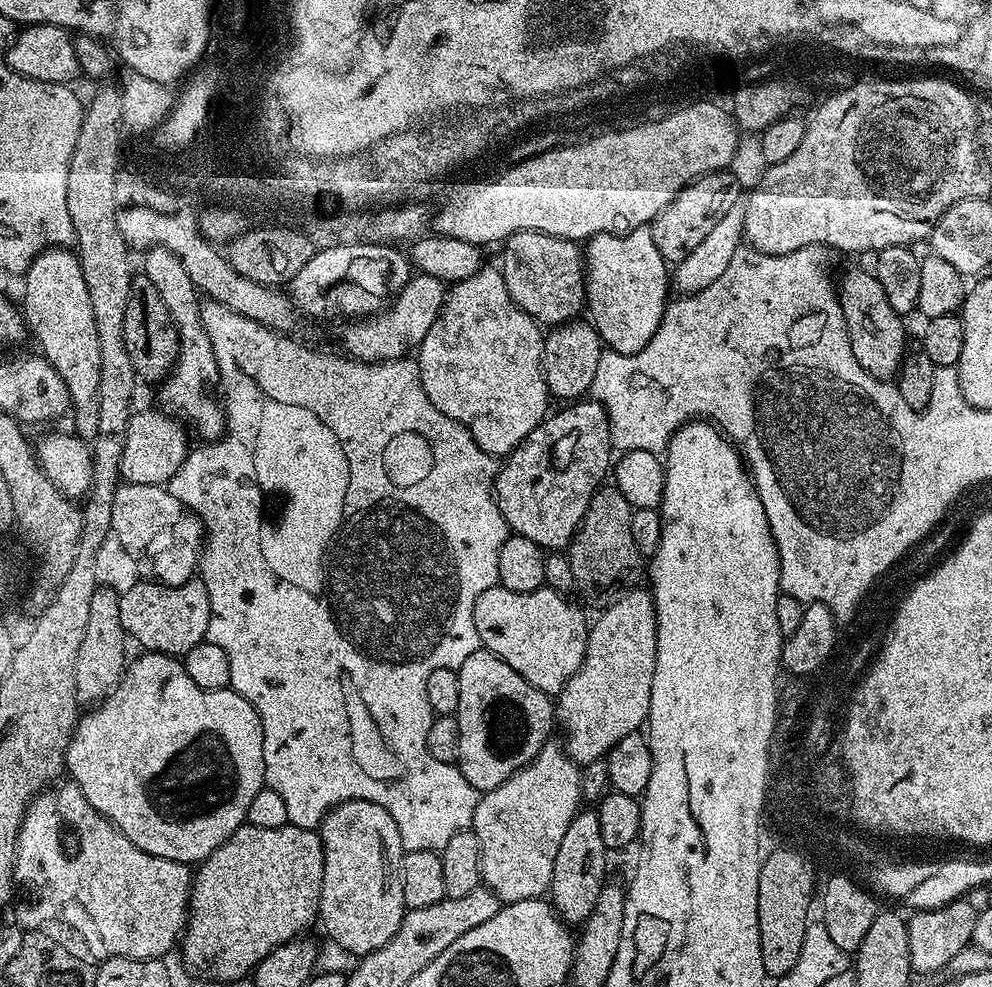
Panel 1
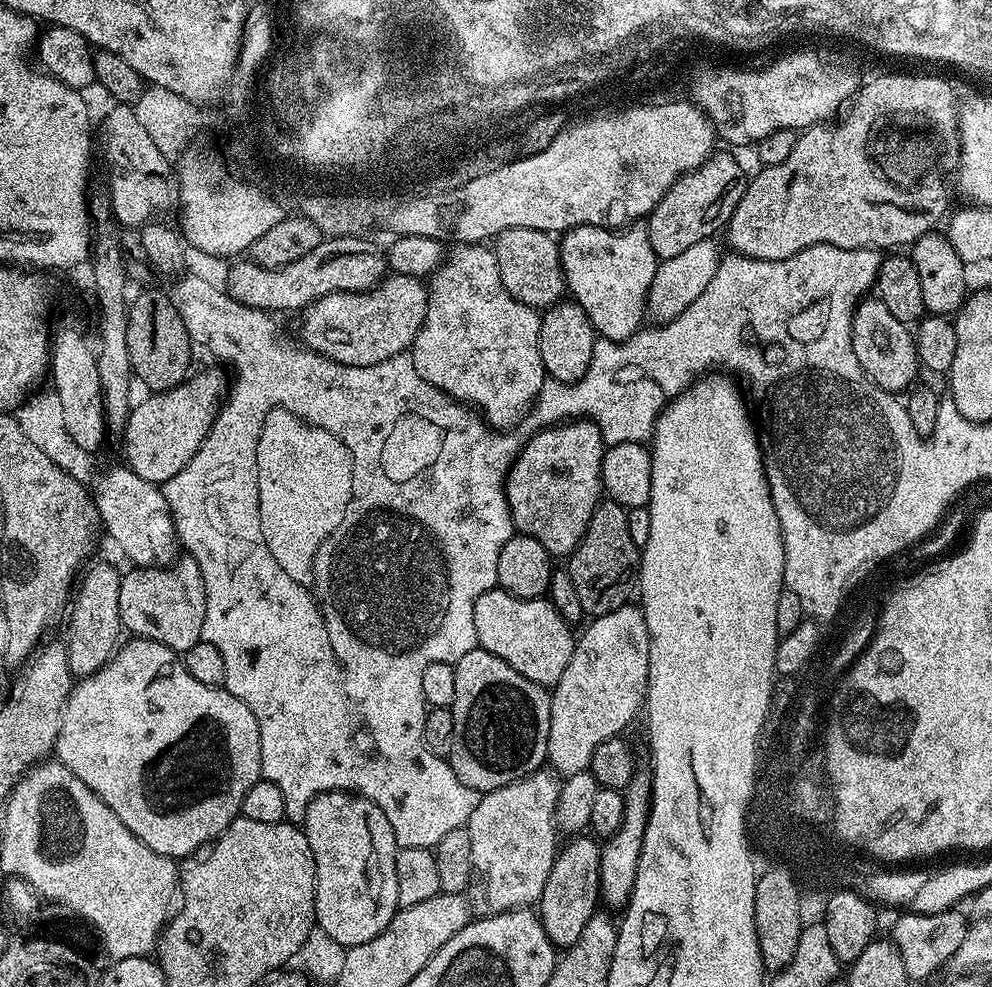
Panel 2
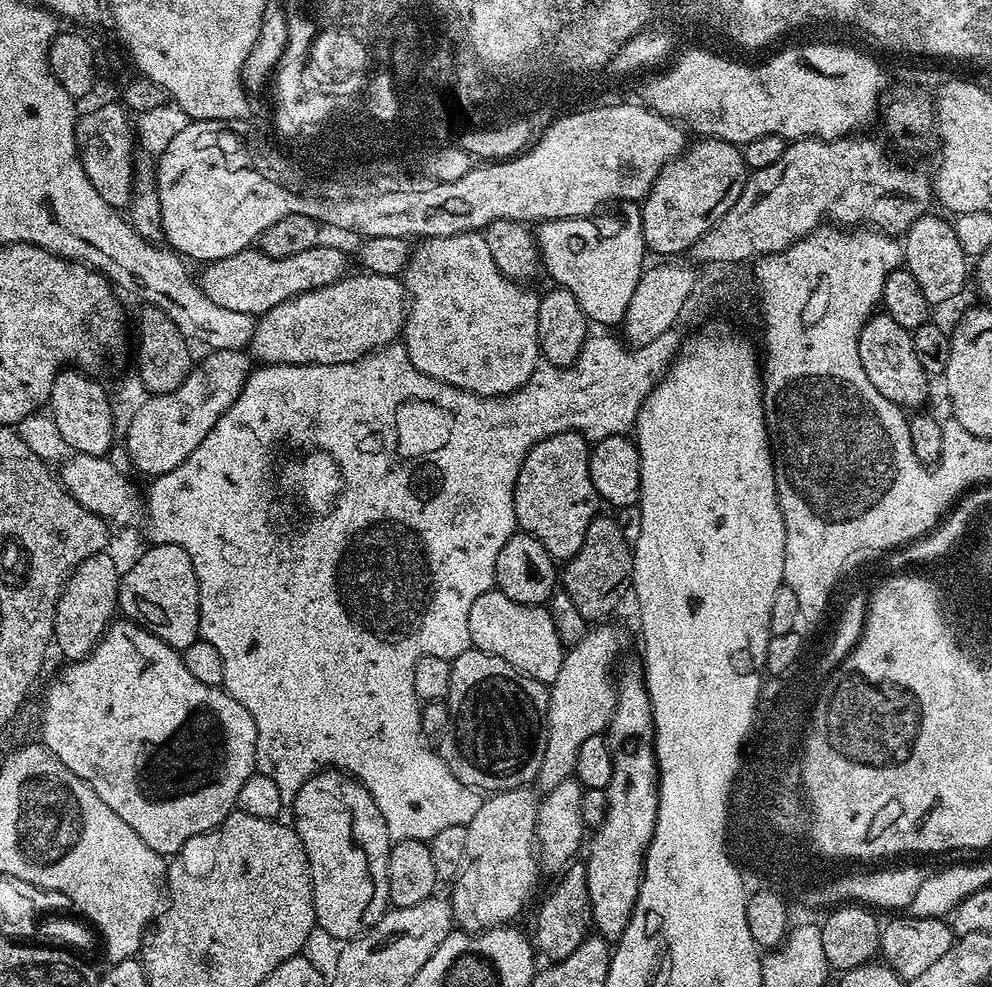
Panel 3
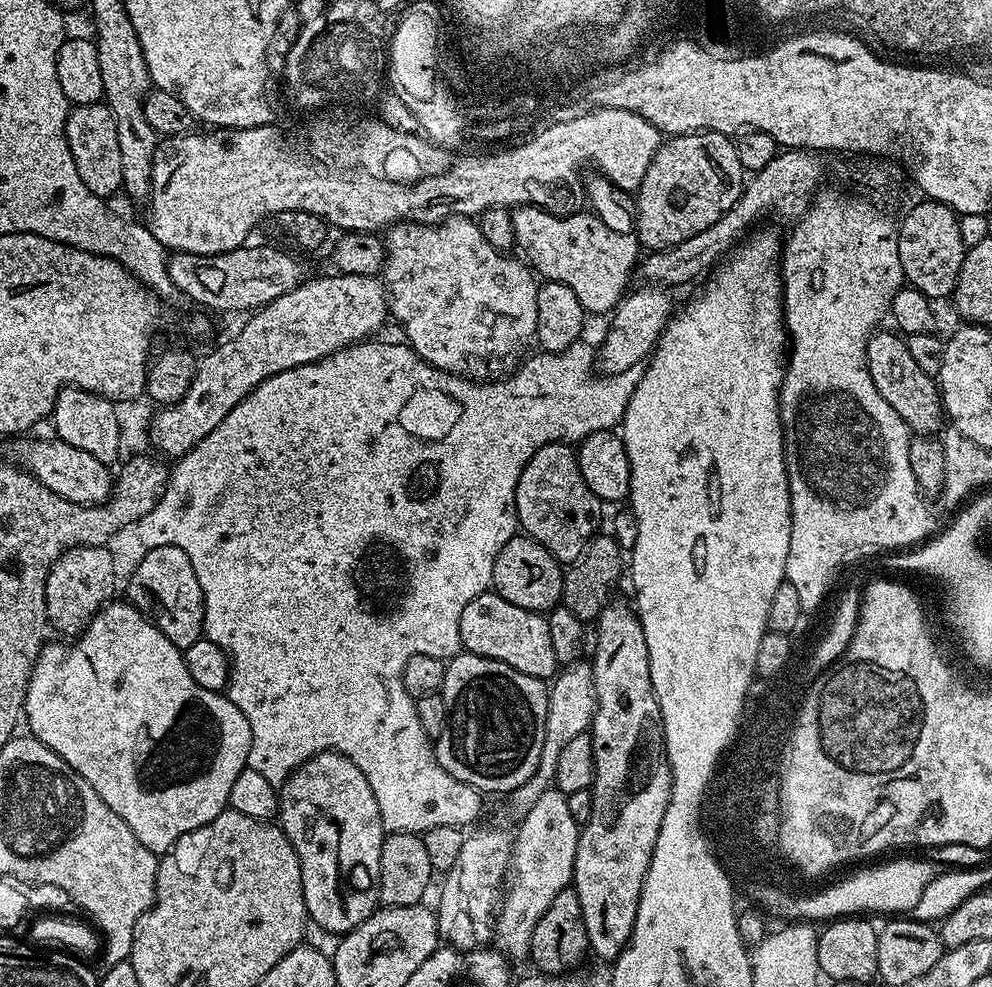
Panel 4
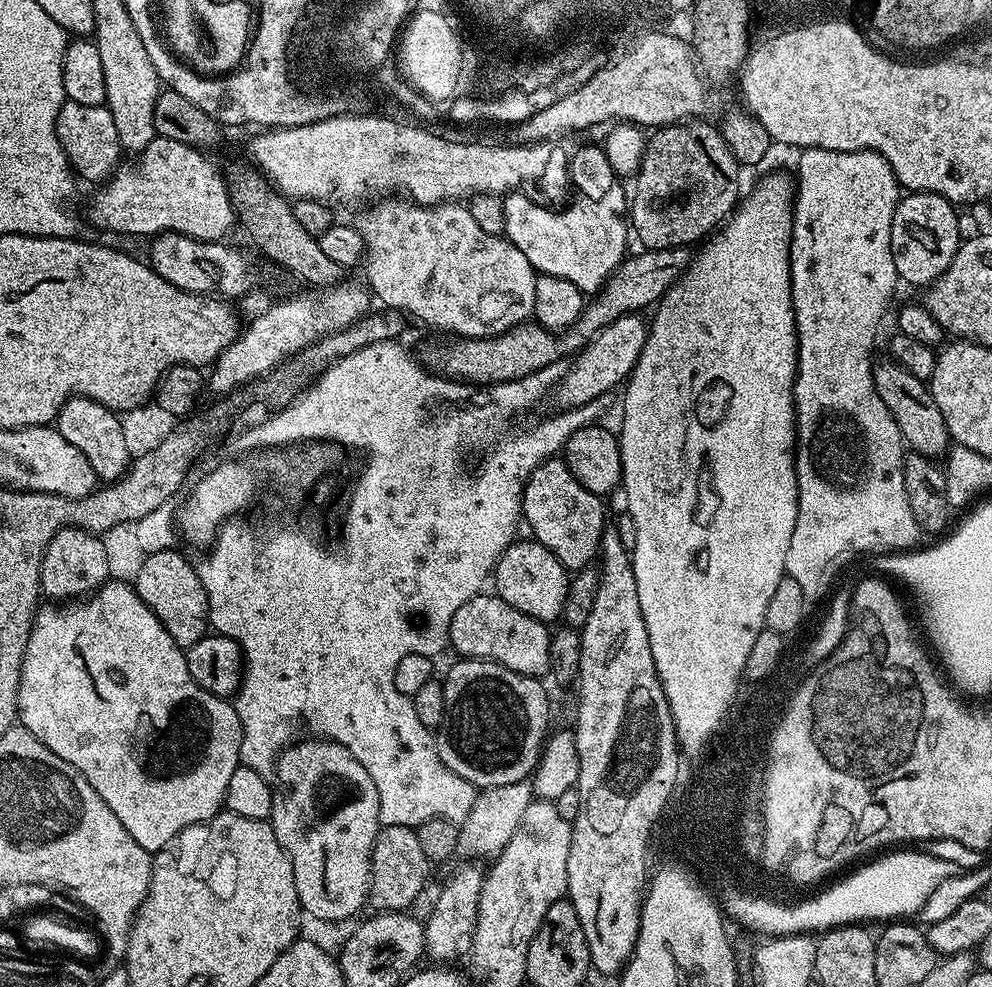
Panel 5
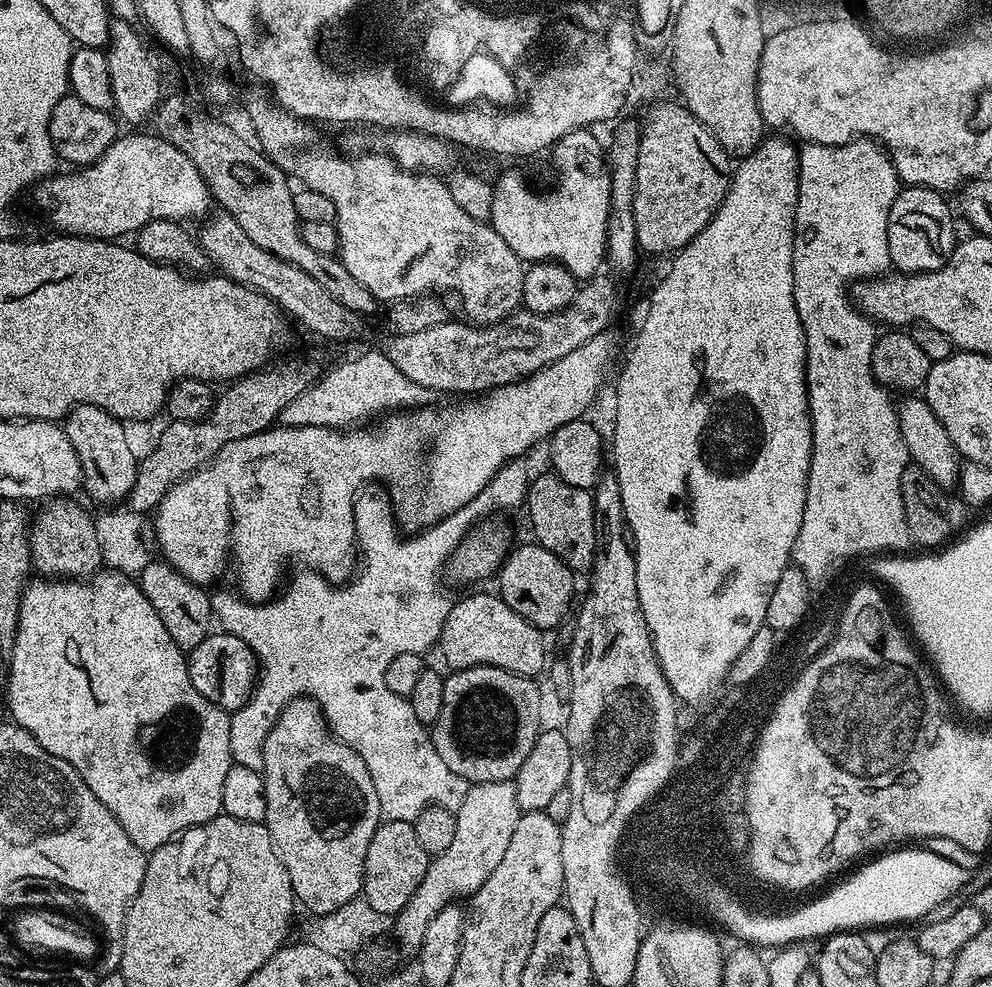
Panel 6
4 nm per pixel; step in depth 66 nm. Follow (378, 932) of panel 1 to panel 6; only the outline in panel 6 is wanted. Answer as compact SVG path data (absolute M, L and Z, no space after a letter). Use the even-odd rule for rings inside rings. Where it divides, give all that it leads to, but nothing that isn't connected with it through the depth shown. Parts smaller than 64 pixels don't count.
M300 696L297 700L291 700L282 710L278 722L266 734L264 743L264 793L266 794L266 818L264 827L267 828L270 838L276 847L276 853L282 858L286 870L290 874L292 893L296 895L297 901L304 904L310 911L316 912L317 917L330 914L338 910L340 906L346 905L352 899L361 895L364 886L364 859L366 850L370 846L370 838L374 838L374 830L382 823L380 807L378 806L378 790L374 790L374 782L370 778L370 770L366 770L366 762L346 742L342 742L328 728L328 721L324 719L324 711L317 706L315 700L309 700L307 696Z

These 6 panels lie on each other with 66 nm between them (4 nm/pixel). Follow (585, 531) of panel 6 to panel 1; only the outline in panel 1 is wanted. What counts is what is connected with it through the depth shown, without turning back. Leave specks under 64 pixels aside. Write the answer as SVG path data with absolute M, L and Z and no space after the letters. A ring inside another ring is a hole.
M581 398L569 403L561 412L553 411L499 465L494 485L496 505L506 518L509 529L522 538L530 538L539 548L564 550L580 529L590 498L609 479L614 464L614 449L610 438L610 422L606 410L594 399Z

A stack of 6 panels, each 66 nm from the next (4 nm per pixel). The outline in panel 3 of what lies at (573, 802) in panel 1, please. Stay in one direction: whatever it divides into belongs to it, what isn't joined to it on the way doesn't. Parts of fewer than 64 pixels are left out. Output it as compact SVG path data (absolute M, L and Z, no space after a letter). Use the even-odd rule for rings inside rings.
M528 786L497 792L481 803L478 814L466 825L468 859L450 895L457 929L474 933L499 928L515 921L512 919L527 904L536 888L536 875L542 872L536 843L539 809L537 793Z

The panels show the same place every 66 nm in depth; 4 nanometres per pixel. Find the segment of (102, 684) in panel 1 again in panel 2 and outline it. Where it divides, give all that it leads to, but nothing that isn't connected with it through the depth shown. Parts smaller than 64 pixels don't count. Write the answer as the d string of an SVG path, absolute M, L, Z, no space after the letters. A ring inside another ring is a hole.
M96 564L86 572L83 573L70 604L72 621L68 624L68 640L66 639L70 670L76 678L92 676L103 664L107 664L116 653L121 639L120 632L122 633L118 610L121 569L116 569L112 564Z

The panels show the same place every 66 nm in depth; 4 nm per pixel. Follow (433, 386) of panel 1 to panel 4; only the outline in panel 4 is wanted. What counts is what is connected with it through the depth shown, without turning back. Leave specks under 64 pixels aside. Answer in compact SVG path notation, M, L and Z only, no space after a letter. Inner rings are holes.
M453 216L439 224L401 222L387 229L383 242L386 255L382 283L390 301L391 315L404 327L403 339L430 366L458 376L480 378L488 364L514 355L528 339L535 337L538 280L533 269L527 263L507 260L505 253L490 246L490 242L482 238L475 219Z

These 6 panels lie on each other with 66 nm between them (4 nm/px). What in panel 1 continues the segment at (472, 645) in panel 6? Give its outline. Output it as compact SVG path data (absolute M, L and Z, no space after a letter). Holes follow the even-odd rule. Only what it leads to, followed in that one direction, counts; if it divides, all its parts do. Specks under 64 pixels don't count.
M497 586L478 594L478 602L474 602L474 630L478 630L483 651L502 658L530 686L559 694L582 666L590 627L589 617L584 617L585 609L568 599L565 593L547 586L533 592L515 592Z

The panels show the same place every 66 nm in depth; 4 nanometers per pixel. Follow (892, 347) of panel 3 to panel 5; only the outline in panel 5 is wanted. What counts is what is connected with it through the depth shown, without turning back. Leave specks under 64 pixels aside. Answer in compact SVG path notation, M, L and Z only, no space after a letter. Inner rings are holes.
M885 358L881 364L879 361L873 367L872 377L882 402L892 412L905 445L911 451L923 456L940 458L947 450L948 444L950 445L950 437L946 430L946 422L942 422L942 410L938 410L938 402L934 402L929 385L923 380L914 378L910 370L906 370L891 358Z

